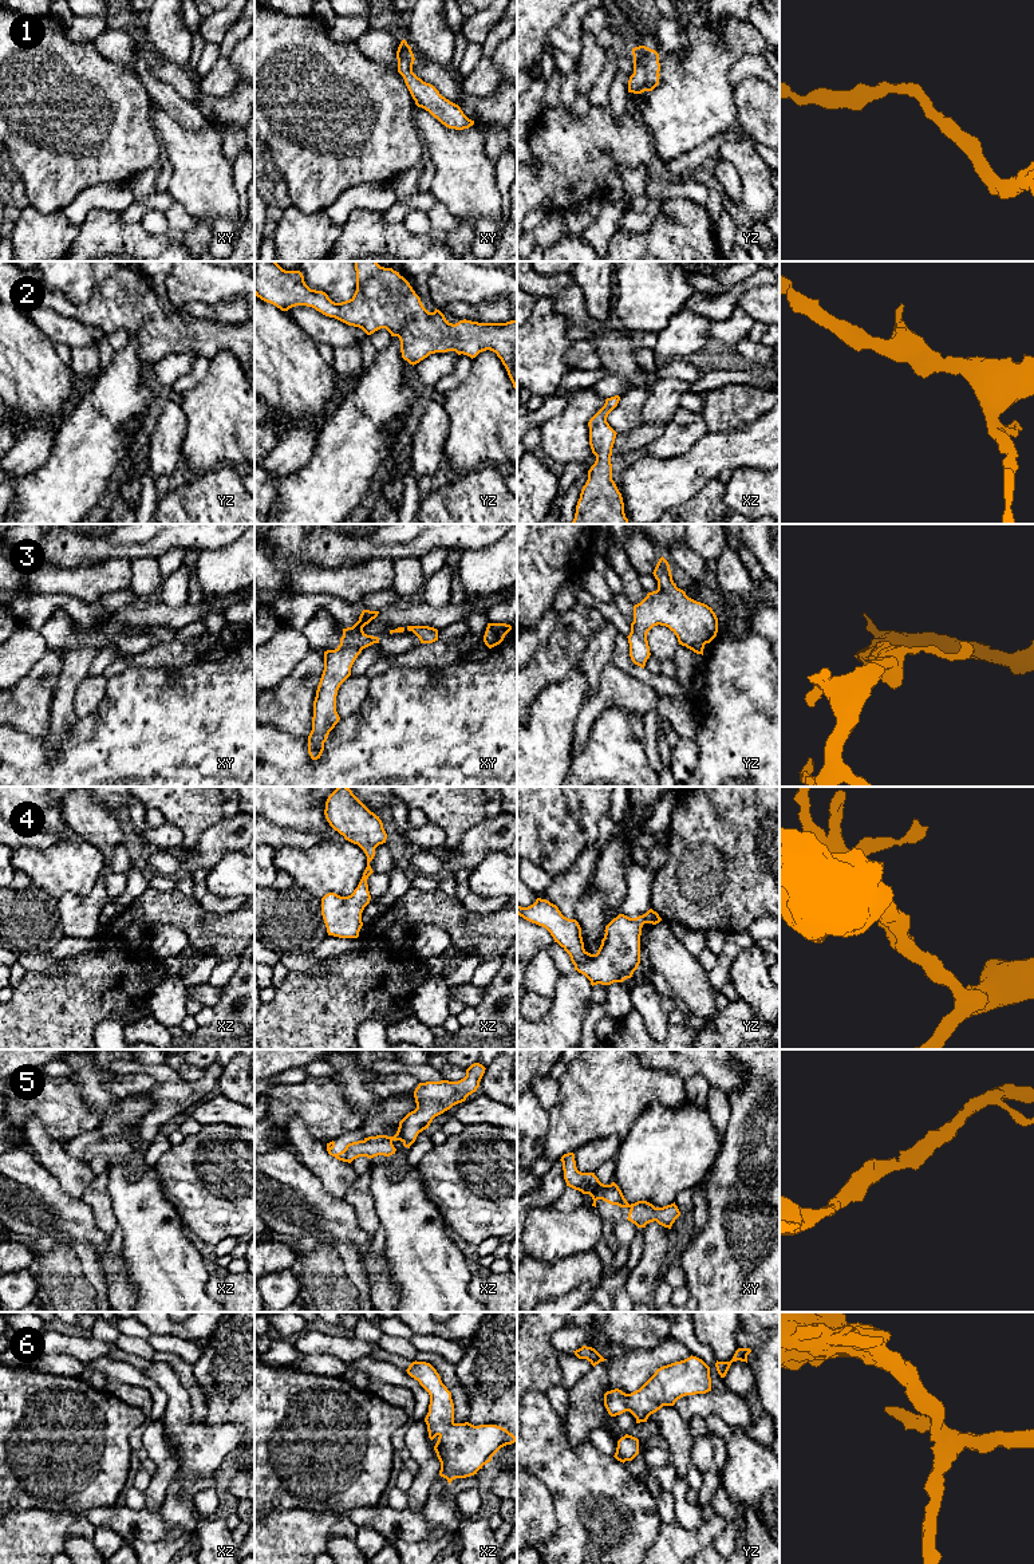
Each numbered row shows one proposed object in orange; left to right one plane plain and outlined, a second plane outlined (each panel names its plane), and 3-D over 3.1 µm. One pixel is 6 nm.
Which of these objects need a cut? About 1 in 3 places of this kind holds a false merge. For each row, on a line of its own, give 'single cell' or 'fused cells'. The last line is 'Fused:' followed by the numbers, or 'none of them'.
1: single cell
2: single cell
3: single cell
4: single cell
5: single cell
6: single cell
Fused: none of them

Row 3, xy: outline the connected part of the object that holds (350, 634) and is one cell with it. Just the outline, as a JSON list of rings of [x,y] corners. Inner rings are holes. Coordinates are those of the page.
[[[363,610],[359,621],[343,629],[340,645],[324,651],[324,670],[313,701],[312,730],[308,736],[308,753],[320,759],[329,732],[339,722],[336,696],[340,685],[351,675],[351,667],[363,649],[379,643],[378,637],[367,635],[363,627],[378,616],[379,611]]]

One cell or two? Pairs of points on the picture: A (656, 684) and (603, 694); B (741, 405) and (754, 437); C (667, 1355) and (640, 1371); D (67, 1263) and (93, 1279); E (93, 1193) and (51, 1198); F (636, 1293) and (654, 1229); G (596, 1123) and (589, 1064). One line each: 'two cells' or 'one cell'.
A: two cells
B: two cells
C: one cell
D: one cell
E: two cells
F: one cell
G: one cell

